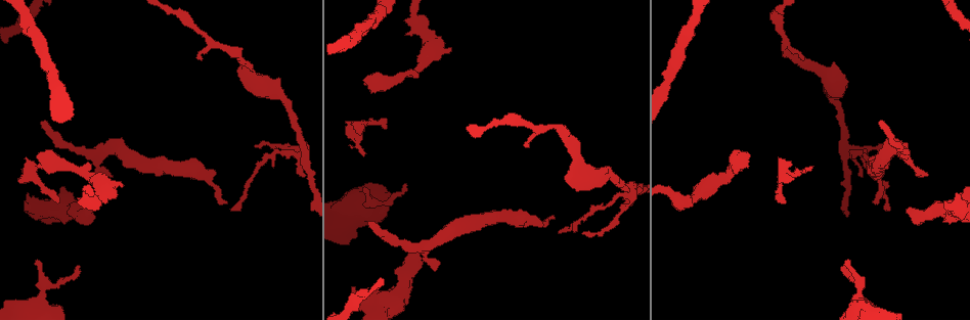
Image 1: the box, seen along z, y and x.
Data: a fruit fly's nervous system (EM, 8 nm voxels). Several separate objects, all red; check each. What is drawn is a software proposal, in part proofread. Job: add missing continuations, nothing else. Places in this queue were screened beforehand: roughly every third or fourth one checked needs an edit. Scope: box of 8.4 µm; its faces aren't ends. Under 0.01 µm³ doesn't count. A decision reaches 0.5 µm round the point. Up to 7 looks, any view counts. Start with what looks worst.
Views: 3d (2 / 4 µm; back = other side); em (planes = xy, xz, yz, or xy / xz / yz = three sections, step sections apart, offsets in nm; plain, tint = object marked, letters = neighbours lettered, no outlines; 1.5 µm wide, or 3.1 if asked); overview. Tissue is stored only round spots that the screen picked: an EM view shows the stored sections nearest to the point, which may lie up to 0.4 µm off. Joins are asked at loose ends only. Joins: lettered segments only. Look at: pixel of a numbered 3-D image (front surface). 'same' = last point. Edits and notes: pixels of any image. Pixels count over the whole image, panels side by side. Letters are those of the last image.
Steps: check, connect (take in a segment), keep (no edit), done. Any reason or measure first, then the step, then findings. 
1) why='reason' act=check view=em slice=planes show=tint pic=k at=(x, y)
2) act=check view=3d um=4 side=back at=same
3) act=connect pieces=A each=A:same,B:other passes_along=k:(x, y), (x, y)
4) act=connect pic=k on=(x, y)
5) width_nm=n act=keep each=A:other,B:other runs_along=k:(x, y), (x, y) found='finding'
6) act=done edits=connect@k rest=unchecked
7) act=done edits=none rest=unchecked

why='free end' act=check view=em slice=planes show=letters pic=1 at=(418, 254)

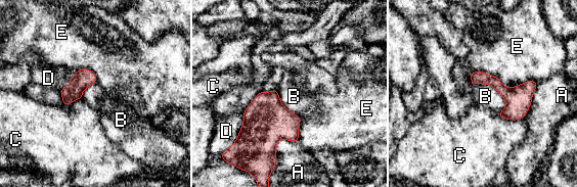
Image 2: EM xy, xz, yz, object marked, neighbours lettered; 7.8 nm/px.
act=keep each=A:other,B:other,C:other,D:other,E:other border=2:(472, 72), (507, 87), (537, 83) found='no lettered segment goes on from it'

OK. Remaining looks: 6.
why='free end' act=check view=em slice=planes show=letters pic=1 at=(42, 122)

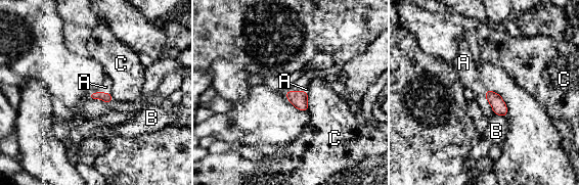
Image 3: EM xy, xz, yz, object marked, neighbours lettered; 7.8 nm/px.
act=connect pieces=A each=A:same,B:other,C:other passes_along=3:(106, 97), (100, 92), (105, 87) found='it goes on there'

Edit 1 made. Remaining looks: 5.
act=done edits=connect@3 rest=unchecked

